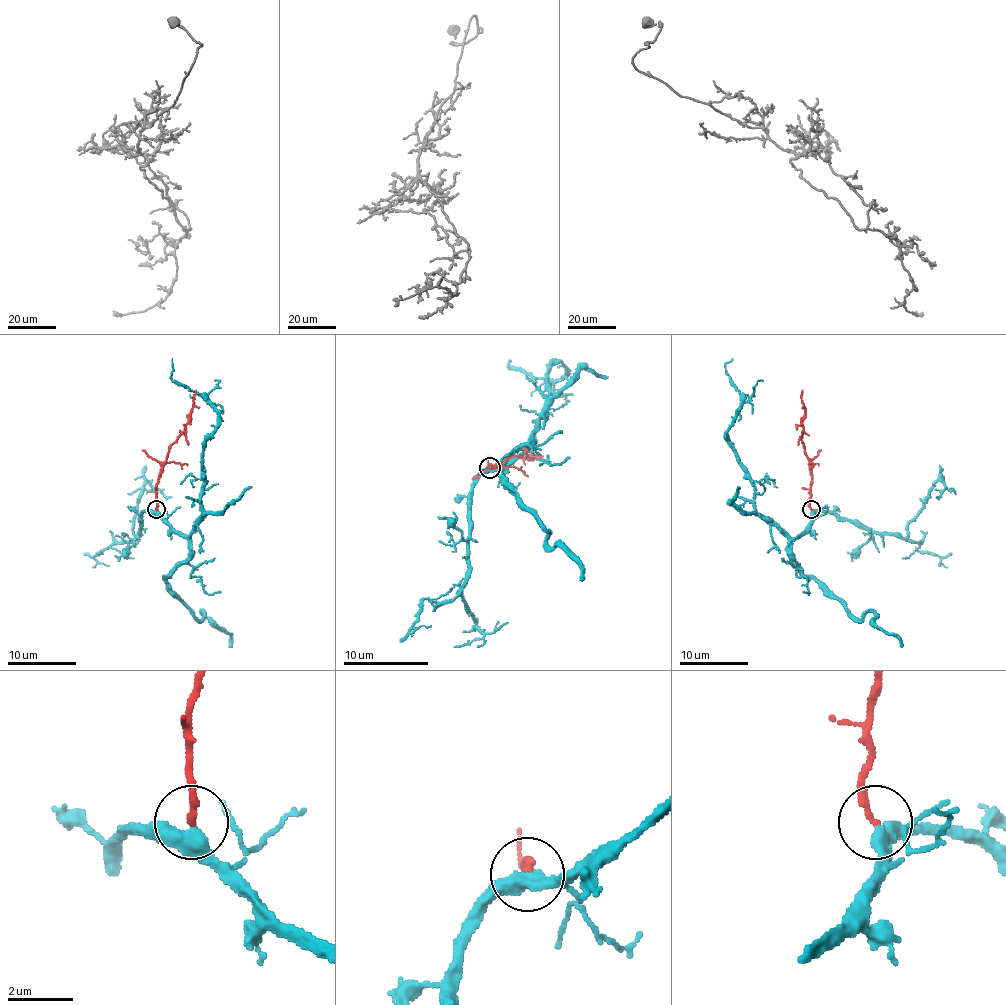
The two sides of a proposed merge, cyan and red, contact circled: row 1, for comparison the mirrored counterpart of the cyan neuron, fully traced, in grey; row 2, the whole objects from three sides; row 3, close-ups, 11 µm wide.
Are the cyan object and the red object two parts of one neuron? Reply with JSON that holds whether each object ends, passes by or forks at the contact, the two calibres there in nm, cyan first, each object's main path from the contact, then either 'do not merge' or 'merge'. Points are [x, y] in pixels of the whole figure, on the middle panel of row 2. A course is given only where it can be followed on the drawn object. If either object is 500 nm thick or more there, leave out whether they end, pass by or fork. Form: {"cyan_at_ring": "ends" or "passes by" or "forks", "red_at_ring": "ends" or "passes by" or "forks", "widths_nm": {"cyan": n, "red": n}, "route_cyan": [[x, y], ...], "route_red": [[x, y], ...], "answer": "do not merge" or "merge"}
{"cyan_at_ring": "passes by", "red_at_ring": "ends", "widths_nm": {"cyan": 440, "red": 220}, "route_cyan": [[489, 468], [529, 445], [549, 369], [559, 362], [565, 375], [508, 369]], "route_red": [[489, 468], [496, 468], [513, 455], [525, 455], [532, 460], [538, 455]], "answer": "merge"}

